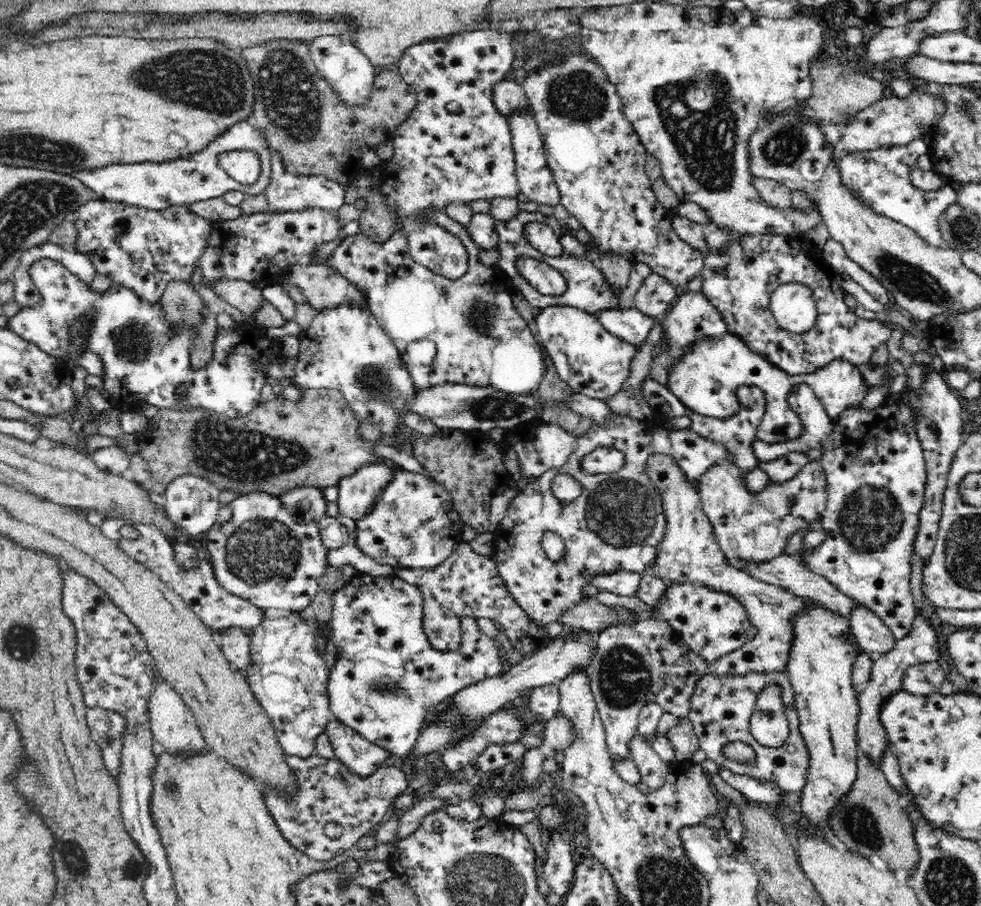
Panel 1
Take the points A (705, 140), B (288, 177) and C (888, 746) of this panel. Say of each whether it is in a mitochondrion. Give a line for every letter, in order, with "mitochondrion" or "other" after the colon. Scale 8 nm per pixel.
A: mitochondrion
B: other
C: other

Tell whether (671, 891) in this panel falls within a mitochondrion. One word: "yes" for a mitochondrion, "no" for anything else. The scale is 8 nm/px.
yes

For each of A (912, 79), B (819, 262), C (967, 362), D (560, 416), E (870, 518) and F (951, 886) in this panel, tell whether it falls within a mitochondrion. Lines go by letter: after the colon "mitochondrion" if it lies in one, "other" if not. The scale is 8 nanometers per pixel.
A: other
B: other
C: other
D: mitochondrion
E: mitochondrion
F: mitochondrion

